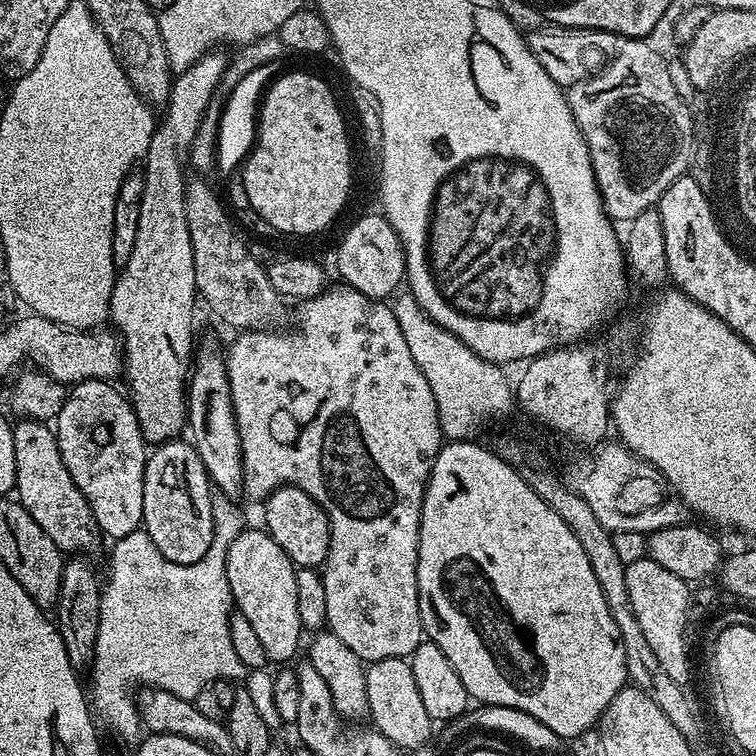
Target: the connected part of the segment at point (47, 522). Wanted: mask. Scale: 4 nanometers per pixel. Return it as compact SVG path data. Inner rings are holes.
M20 418L15 421L12 437L16 451L14 492L21 506L64 554L88 554L84 552L102 540L102 533L90 510L90 502L86 502L82 490L70 478L66 462L62 462L55 431L45 421Z

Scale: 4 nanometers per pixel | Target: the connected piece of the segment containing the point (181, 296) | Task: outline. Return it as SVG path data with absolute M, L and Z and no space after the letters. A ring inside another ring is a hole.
M213 50L207 52L202 58L198 58L198 62L194 62L194 66L190 66L186 71L179 73L173 79L172 89L168 95L167 104L163 105L162 112L164 117L159 117L154 134L150 138L150 146L148 153L144 155L142 161L142 171L144 174L144 189L142 190L142 211L138 214L138 238L134 238L134 250L130 253L130 258L123 261L121 270L115 277L112 285L112 297L106 305L107 315L110 317L111 327L118 333L119 339L122 341L122 351L124 353L124 366L122 369L123 379L128 379L127 395L132 401L132 409L136 411L136 417L140 423L140 429L144 435L145 441L149 445L159 446L169 440L175 440L185 431L188 423L188 397L186 395L186 385L190 379L190 361L194 356L194 343L192 344L192 319L196 316L196 304L198 305L198 293L196 291L196 283L194 282L194 250L190 246L190 226L186 226L186 175L184 176L184 164L186 168L186 156L180 153L180 148L184 150L191 149L194 138L198 134L198 126L202 122L202 118L206 114L206 110L210 106L210 102L217 95L216 87L220 84L220 79L224 76L224 71L228 68L228 60L223 56L223 51Z

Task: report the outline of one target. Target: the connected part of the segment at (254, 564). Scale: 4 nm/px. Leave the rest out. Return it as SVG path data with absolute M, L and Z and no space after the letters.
M259 527L251 528L234 538L226 554L226 578L230 582L232 602L235 611L241 612L250 621L251 628L258 633L262 650L266 650L269 661L292 662L297 659L296 651L302 648L295 581L297 567L286 550L282 550L282 546L278 546L278 542L274 542L267 531Z

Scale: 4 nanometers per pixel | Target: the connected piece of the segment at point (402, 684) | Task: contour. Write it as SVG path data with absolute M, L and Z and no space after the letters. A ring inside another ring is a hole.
M382 658L371 661L366 668L366 698L368 716L373 720L375 731L390 738L401 750L416 748L434 736L434 721L426 714L426 706L418 695L414 682L414 670L405 658Z

